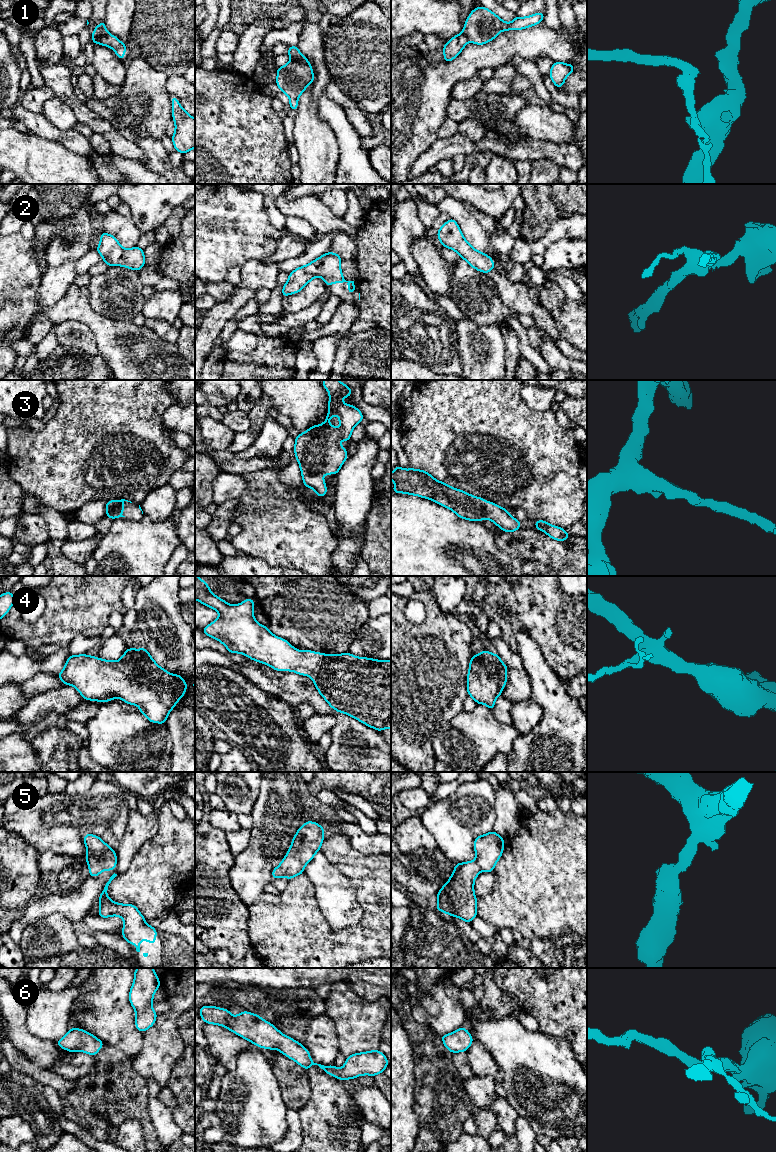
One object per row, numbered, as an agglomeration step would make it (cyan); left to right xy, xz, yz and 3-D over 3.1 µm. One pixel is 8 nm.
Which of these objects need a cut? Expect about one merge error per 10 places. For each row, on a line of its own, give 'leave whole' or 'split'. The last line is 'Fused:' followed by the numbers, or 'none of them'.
1: split
2: leave whole
3: leave whole
4: leave whole
5: leave whole
6: leave whole
Fused: 1

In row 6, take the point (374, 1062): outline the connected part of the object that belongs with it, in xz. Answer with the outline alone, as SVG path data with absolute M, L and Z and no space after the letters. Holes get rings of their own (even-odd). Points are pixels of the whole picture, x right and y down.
M203 1006L199 1008L200 1016L205 1023L220 1025L242 1038L250 1041L251 1043L259 1046L260 1048L279 1050L286 1057L294 1060L297 1064L308 1070L312 1065L318 1065L323 1071L327 1072L330 1076L334 1076L340 1080L353 1079L361 1075L375 1076L383 1073L385 1068L389 1065L385 1055L377 1050L368 1052L355 1053L346 1058L345 1064L342 1068L337 1068L334 1065L324 1066L314 1063L310 1057L309 1051L299 1042L291 1037L282 1034L273 1024L267 1022L259 1015L243 1011L239 1015L233 1016L228 1009L223 1009L215 1006Z

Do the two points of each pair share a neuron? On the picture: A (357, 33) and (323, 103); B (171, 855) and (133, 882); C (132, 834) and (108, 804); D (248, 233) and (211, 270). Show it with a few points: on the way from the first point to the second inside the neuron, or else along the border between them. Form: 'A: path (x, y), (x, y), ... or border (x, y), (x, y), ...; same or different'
A: border (323, 54), (325, 66), (331, 76); different
B: path (162, 864), (142, 882); same
C: border (130, 810), (120, 835), (109, 829), (103, 832); different
D: path (239, 242), (220, 261); same

